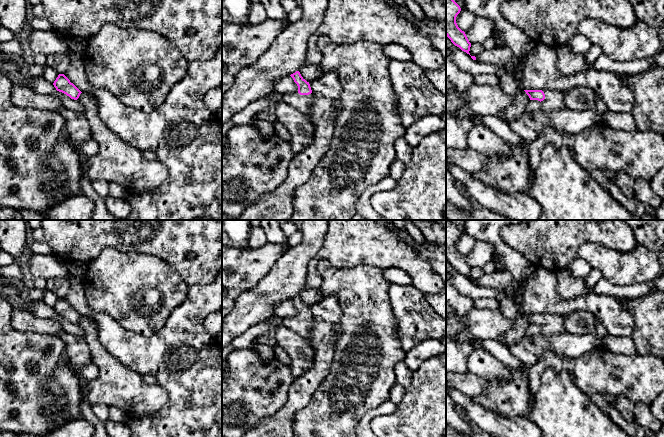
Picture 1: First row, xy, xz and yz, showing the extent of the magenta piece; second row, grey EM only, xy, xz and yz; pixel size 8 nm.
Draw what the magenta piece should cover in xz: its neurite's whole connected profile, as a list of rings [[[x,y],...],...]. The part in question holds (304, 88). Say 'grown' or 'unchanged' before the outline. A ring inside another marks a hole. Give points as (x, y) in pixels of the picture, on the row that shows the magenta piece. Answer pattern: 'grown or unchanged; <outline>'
grown; [[[299,71],[290,75],[298,89],[282,95],[282,101],[301,113],[308,114],[312,106],[312,90]]]

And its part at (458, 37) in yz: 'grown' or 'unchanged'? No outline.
unchanged

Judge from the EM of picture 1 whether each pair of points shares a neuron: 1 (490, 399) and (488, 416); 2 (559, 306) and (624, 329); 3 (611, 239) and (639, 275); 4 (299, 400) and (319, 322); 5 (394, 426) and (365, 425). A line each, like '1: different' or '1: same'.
1: different
2: same
3: different
4: same
5: different

